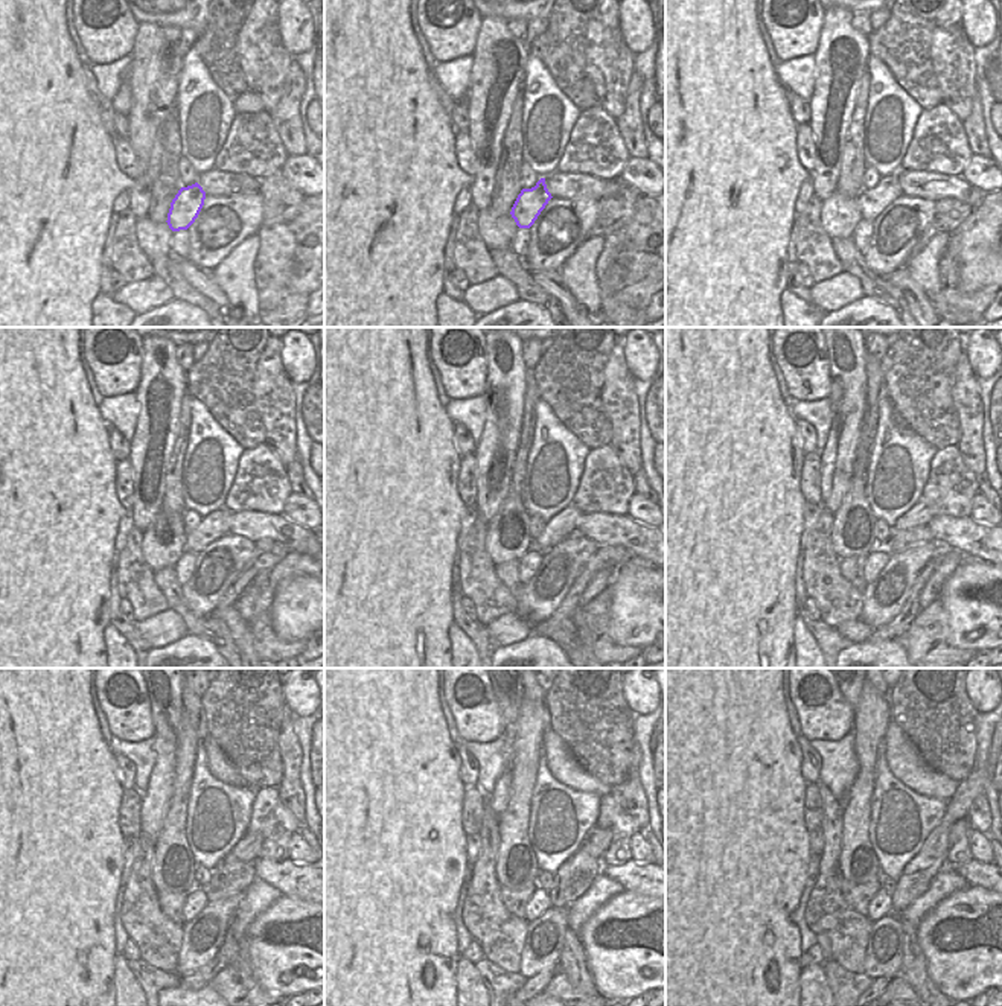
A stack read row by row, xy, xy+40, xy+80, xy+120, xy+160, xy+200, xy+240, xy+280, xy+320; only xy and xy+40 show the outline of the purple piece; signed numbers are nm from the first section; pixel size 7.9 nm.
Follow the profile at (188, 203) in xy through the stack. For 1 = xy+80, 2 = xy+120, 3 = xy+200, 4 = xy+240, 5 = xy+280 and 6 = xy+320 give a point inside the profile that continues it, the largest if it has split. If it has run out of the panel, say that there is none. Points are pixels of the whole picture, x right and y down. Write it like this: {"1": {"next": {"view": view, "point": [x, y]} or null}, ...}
{"1": {"next": {"view": "xy+80", "point": [871, 201]}}, "2": {"next": {"view": "xy+120", "point": [212, 527]}}, "3": {"next": {"view": "xy+200", "point": [920, 515]}}, "4": {"next": {"view": "xy+240", "point": [247, 850]}}, "5": {"next": {"view": "xy+280", "point": [597, 840]}}, "6": {"next": {"view": "xy+320", "point": [961, 827]}}}

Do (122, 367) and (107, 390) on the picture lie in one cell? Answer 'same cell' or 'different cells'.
same cell

